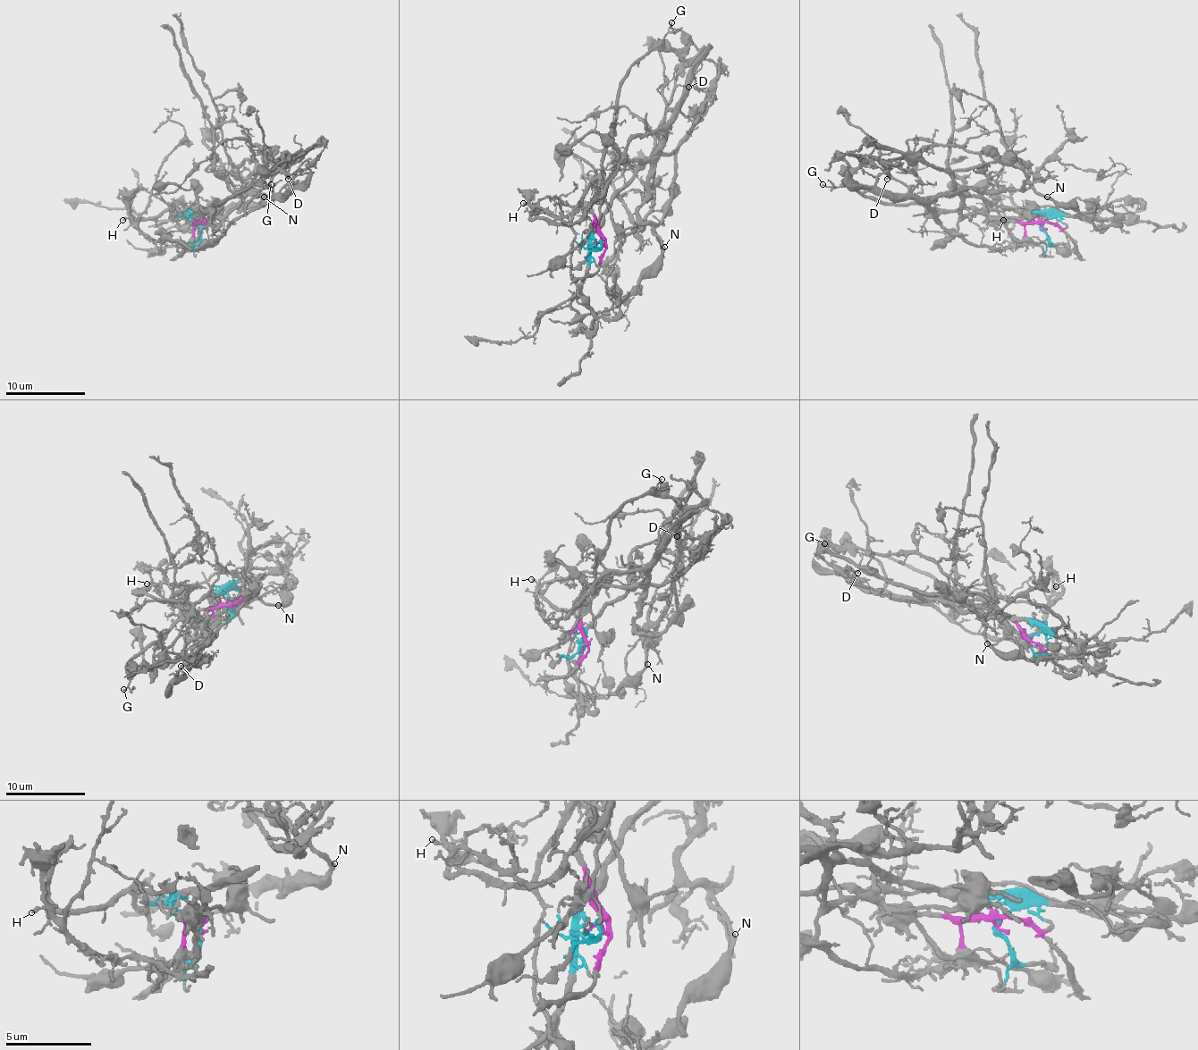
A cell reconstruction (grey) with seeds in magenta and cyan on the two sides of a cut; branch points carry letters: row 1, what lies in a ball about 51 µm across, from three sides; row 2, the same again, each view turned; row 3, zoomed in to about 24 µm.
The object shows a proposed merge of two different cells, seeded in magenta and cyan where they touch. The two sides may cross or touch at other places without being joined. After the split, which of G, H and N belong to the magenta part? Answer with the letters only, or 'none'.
G, H

